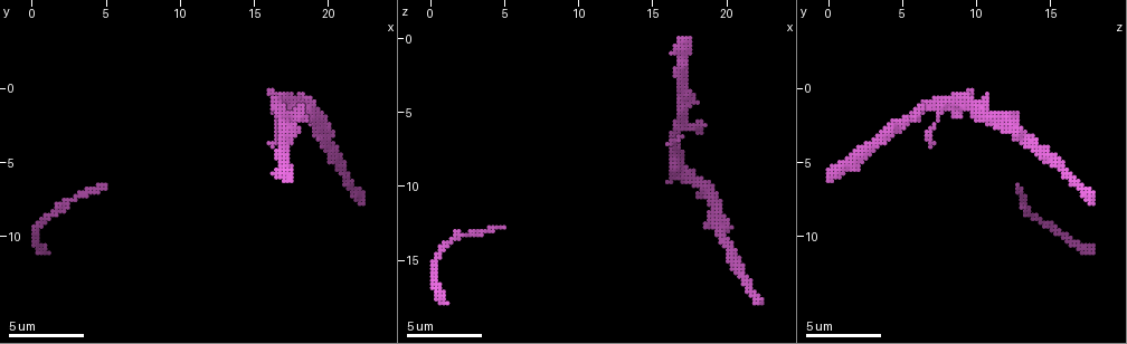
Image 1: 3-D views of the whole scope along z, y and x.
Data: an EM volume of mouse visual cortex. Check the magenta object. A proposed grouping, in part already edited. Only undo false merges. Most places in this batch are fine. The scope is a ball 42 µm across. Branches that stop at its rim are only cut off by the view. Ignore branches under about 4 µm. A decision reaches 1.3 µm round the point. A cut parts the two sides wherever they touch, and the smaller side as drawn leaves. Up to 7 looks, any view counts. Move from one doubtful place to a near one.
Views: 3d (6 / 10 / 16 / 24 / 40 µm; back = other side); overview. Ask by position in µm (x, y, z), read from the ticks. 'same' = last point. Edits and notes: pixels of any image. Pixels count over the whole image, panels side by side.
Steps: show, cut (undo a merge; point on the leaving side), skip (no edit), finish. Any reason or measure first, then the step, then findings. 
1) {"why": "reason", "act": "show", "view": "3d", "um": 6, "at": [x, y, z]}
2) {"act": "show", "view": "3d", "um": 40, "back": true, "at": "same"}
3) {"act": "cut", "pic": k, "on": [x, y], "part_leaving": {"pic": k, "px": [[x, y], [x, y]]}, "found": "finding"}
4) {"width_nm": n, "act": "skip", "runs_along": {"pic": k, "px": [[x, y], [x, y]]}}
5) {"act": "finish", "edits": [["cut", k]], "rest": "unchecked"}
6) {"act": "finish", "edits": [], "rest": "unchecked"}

{"why": "branch point", "act": "show", "view": "3d", "um": 10, "at": [16.4, 1.0, 6.8]}

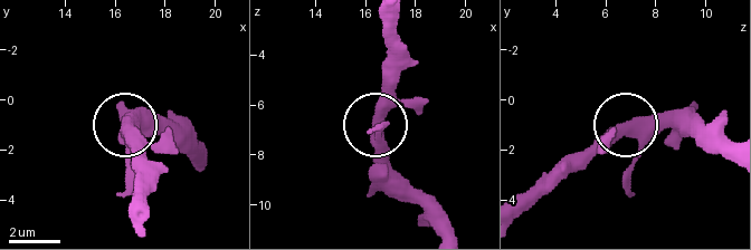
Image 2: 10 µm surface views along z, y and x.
{"arms": 3, "act": "skip", "found": "one neuron here"}

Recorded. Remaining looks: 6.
{"why": "sudden change in width", "act": "show", "view": "3d", "um": 6, "at": [16.8, 4.0, 2.6]}

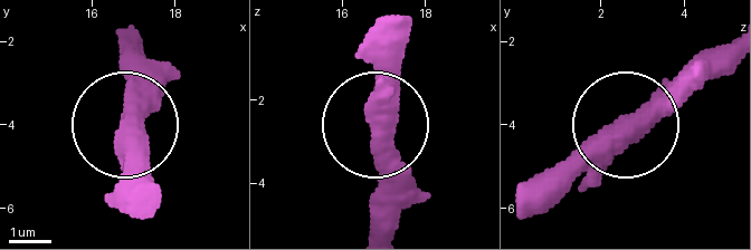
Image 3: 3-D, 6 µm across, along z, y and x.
{"act": "skip", "runs_along": {"pic": 3, "px": [[731, 41], [656, 92], [542, 205]]}, "found": "continuous, no second neuron"}

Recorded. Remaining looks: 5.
{"why": "thick turns thin", "act": "show", "view": "3d", "um": 6, "at": [4.8, 6.8, 12.8]}

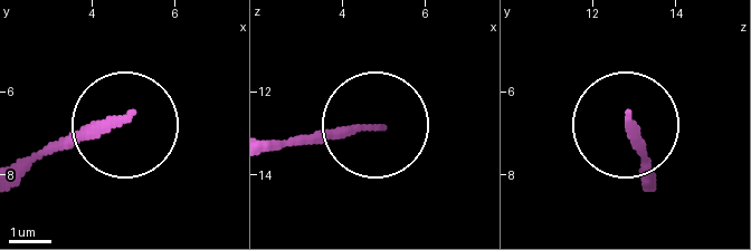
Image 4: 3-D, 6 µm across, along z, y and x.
{"act": "skip", "found": "all the same neuron"}

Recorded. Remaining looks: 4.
{"act": "finish", "edits": [], "rest": "unchecked"}

